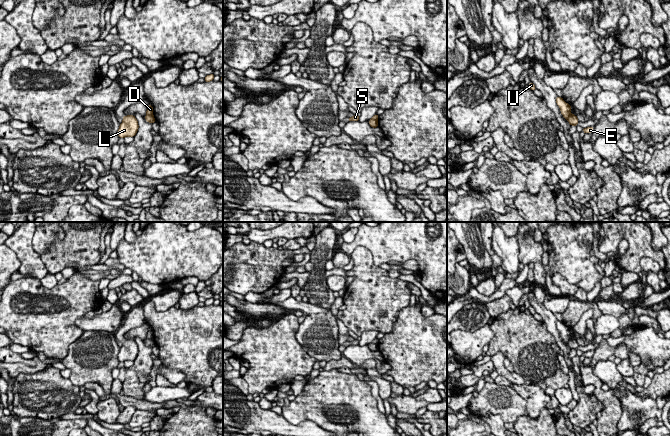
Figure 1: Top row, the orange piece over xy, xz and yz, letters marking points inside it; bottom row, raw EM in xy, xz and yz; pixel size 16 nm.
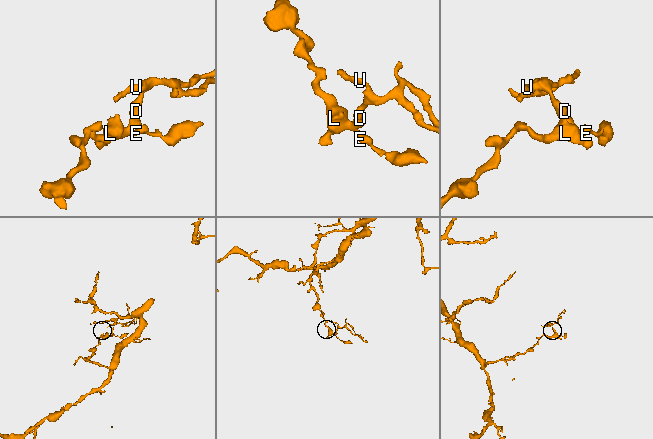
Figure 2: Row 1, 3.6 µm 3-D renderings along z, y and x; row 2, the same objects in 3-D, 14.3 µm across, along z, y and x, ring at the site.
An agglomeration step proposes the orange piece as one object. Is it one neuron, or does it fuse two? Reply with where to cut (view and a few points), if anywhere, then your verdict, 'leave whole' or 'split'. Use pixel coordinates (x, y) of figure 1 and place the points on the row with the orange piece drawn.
xy (146, 115), (152, 116) | split

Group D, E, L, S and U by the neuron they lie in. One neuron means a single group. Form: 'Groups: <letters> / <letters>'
Groups: D U / E L S

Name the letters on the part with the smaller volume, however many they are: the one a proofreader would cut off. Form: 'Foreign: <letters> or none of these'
Foreign: D, U

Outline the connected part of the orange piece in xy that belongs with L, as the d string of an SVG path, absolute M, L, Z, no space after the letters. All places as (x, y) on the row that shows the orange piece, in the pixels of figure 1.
M126 115L122 117L123 122L120 123L118 129L119 138L125 138L127 136L134 137L138 131L139 125L138 121L134 115Z

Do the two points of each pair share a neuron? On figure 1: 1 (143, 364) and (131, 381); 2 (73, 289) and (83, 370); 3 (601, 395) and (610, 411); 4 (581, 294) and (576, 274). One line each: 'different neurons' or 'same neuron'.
1: same neuron
2: different neurons
3: same neuron
4: different neurons

